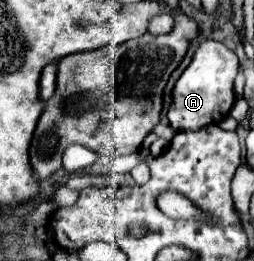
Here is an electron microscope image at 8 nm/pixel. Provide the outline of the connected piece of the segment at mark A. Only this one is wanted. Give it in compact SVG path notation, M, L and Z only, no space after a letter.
M204 39L198 45L196 55L192 57L190 65L180 75L178 83L172 89L172 101L168 105L168 121L174 131L180 129L202 129L204 125L220 123L228 117L234 105L234 77L238 69L238 57L230 51L224 43L214 39Z

